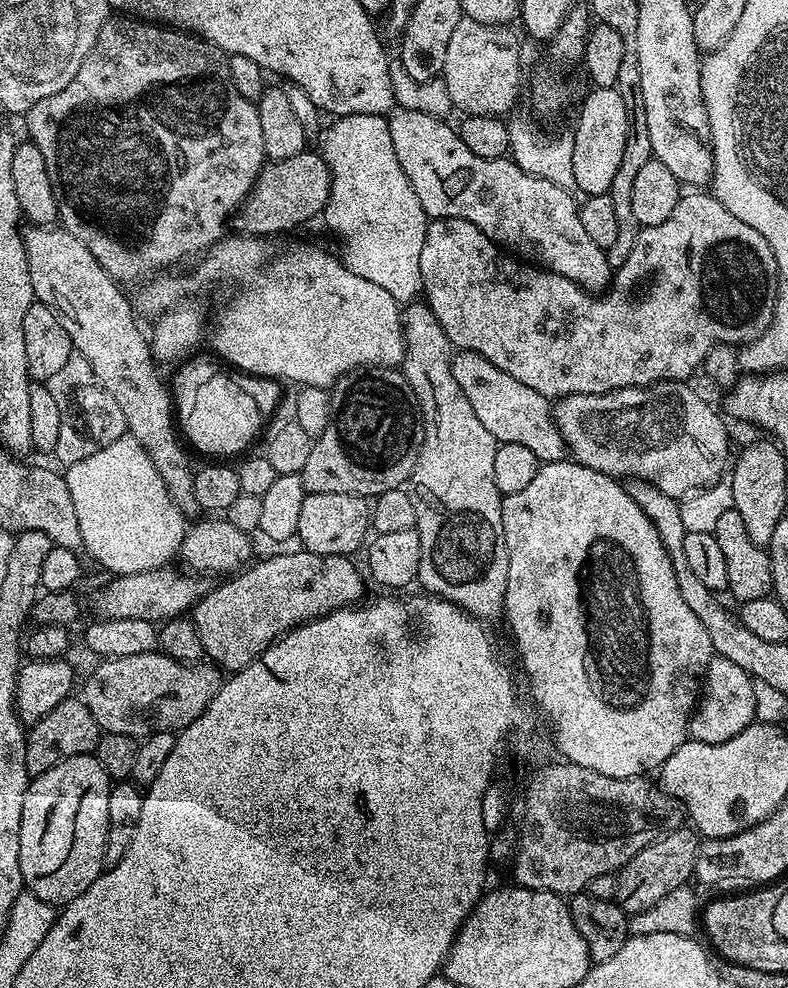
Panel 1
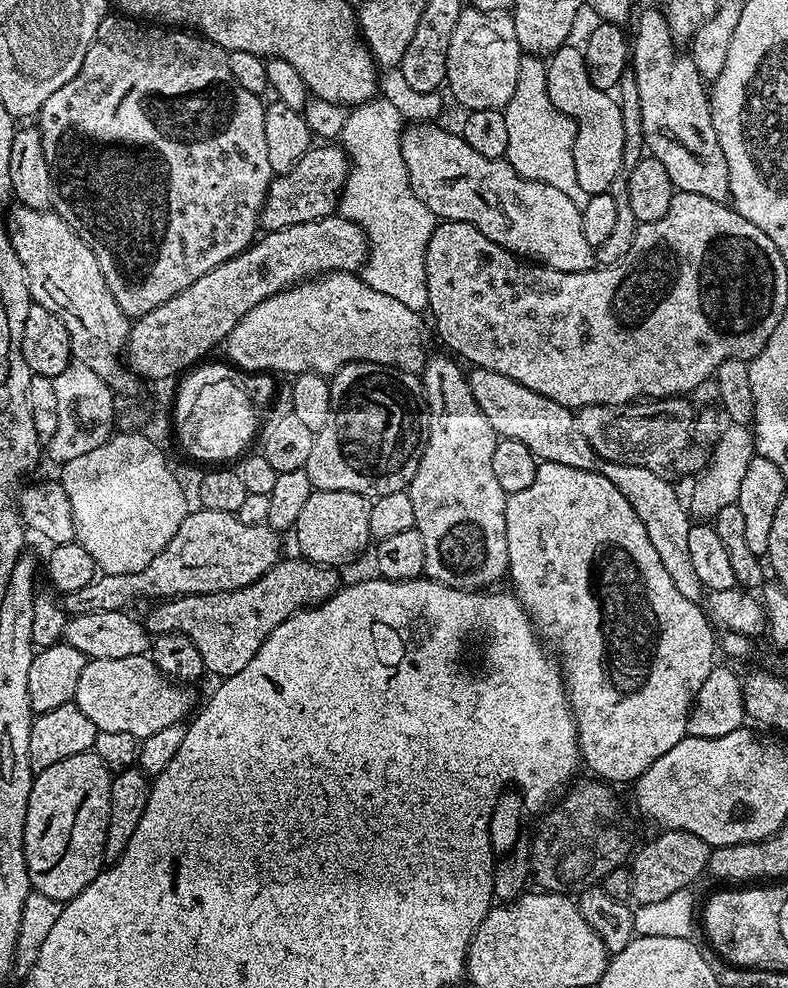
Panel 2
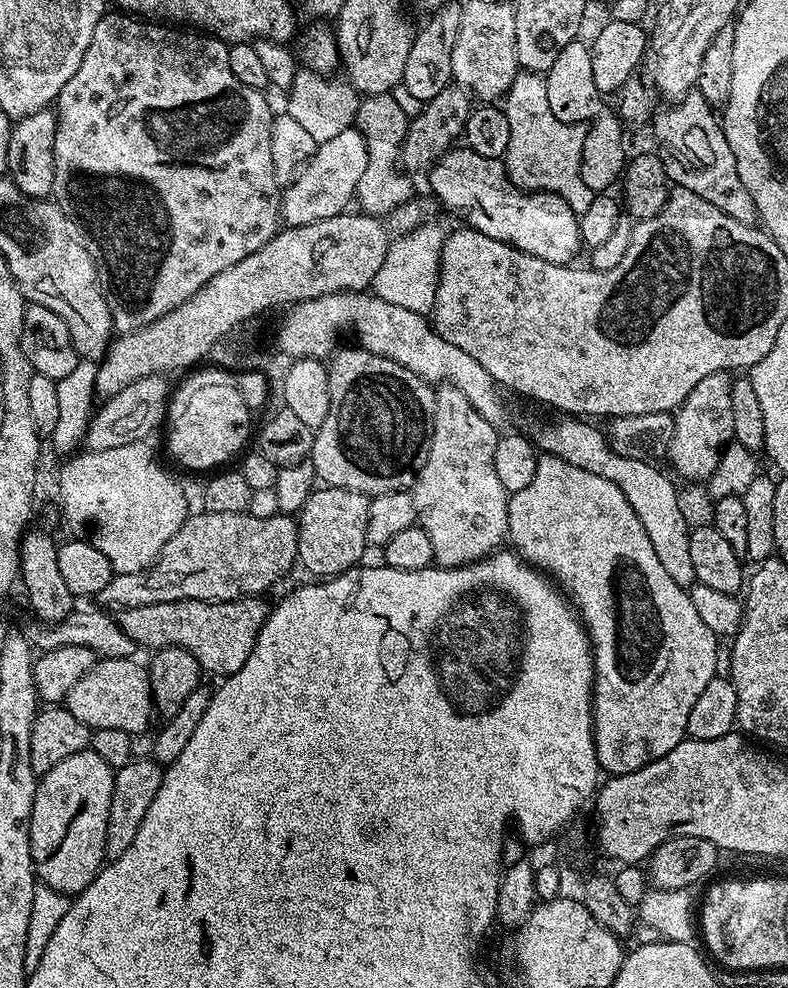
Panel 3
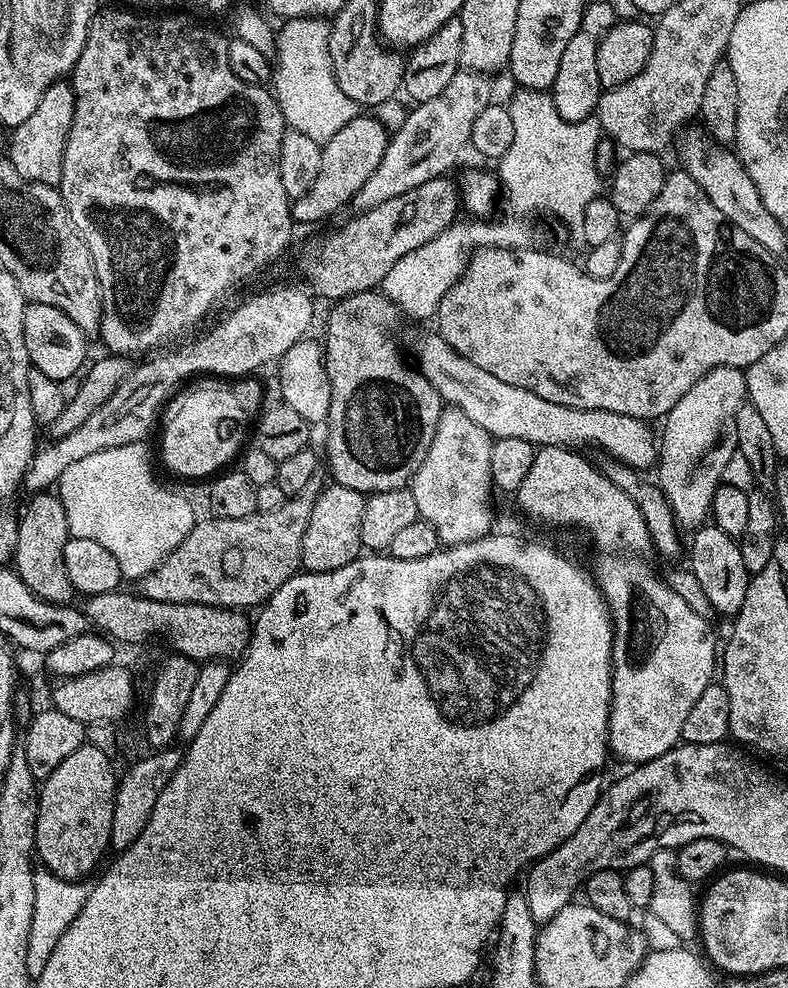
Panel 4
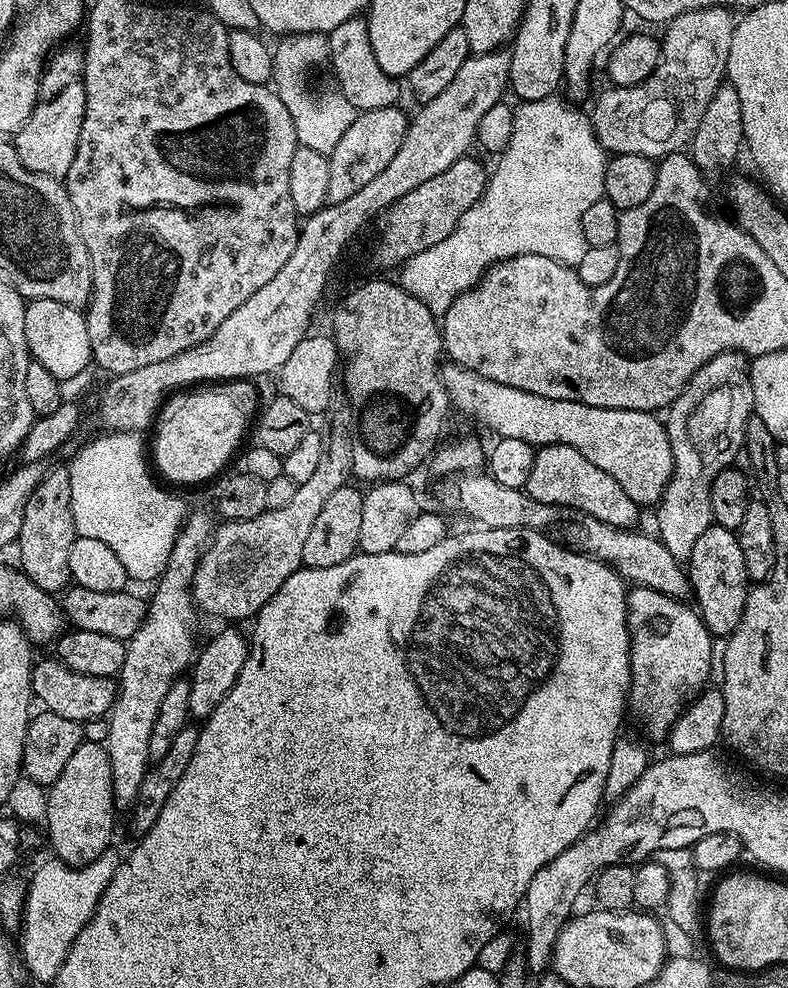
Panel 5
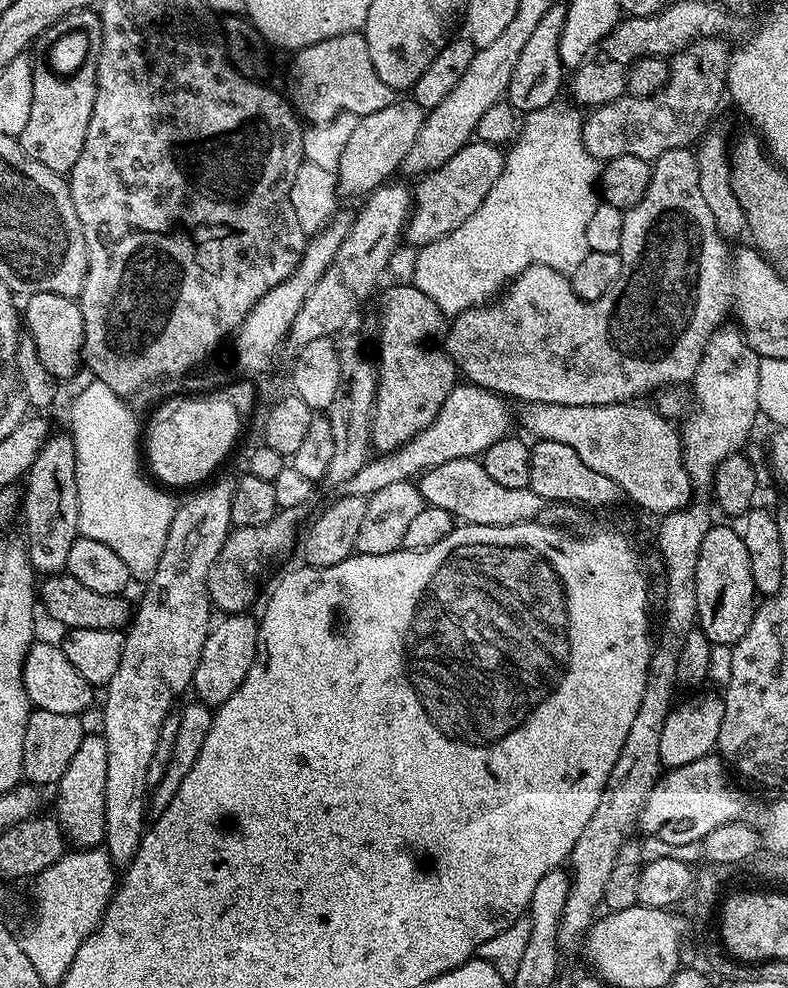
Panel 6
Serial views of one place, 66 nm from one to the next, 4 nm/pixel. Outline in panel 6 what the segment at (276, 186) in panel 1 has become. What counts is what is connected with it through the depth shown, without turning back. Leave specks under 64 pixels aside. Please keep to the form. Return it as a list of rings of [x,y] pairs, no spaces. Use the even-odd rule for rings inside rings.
[[[394,102],[386,106],[386,110],[374,110],[374,114],[359,117],[335,170],[339,191],[345,197],[363,197],[380,185],[389,183],[395,177],[392,175],[401,171],[406,154],[410,154],[414,146],[414,138],[418,138],[418,130],[422,130],[425,115],[425,109],[414,103]]]

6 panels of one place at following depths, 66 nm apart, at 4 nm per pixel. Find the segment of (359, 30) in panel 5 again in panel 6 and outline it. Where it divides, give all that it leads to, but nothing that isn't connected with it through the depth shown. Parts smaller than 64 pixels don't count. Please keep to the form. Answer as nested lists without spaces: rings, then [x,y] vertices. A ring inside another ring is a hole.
[[[363,31],[338,34],[329,40],[318,42],[314,46],[306,46],[295,53],[292,65],[288,68],[287,99],[293,108],[309,125],[329,124],[338,114],[349,112],[357,118],[366,114],[374,114],[374,110],[386,110],[386,106],[394,103],[394,93],[378,73],[374,70],[374,62],[370,62],[370,50],[366,50],[366,38]]]

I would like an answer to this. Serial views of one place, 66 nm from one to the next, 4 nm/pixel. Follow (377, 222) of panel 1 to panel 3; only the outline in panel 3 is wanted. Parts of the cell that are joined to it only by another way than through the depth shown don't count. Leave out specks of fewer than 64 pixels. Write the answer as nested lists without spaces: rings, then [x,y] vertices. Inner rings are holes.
[[[387,92],[363,97],[360,101],[355,127],[364,135],[368,161],[362,180],[356,187],[354,200],[359,211],[369,216],[387,217],[398,205],[413,199],[412,184],[400,165],[400,148],[404,145],[409,123],[406,110],[402,110],[402,106],[398,106],[398,102],[394,102],[394,98]],[[421,226],[410,233],[397,235],[393,239],[382,262],[382,270],[374,274],[371,287],[374,295],[382,298],[382,302],[390,302],[390,306],[402,306],[406,310],[414,310],[423,316],[431,313],[440,277],[440,251],[446,235],[445,229],[432,227]]]

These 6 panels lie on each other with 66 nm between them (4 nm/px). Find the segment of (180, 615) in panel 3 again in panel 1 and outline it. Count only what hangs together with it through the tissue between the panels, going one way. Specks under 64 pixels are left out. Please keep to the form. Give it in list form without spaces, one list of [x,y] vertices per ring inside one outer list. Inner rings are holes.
[[[303,550],[295,551],[280,552],[277,556],[266,557],[265,560],[257,559],[251,566],[225,579],[228,580],[225,584],[220,584],[217,588],[216,585],[209,587],[208,593],[201,596],[200,601],[191,608],[190,619],[198,630],[198,636],[202,638],[205,657],[211,663],[229,673],[239,672],[299,624],[309,624],[311,620],[322,618],[326,614],[338,611],[339,608],[359,605],[365,599],[366,576],[361,569],[361,573],[356,569],[355,559],[347,556],[323,556]]]

